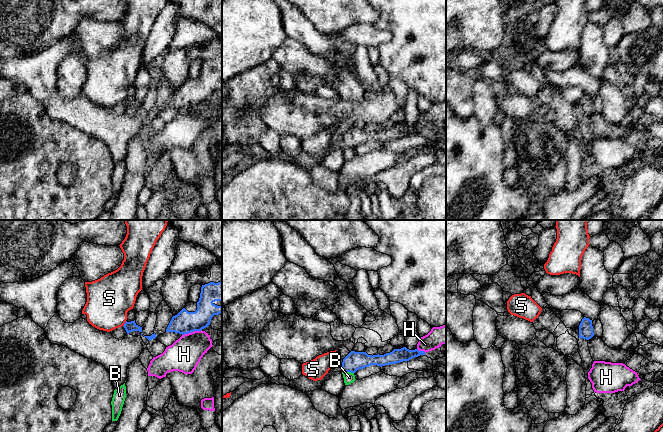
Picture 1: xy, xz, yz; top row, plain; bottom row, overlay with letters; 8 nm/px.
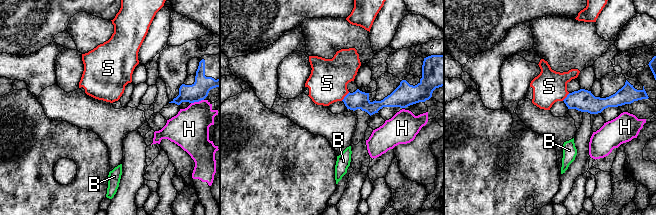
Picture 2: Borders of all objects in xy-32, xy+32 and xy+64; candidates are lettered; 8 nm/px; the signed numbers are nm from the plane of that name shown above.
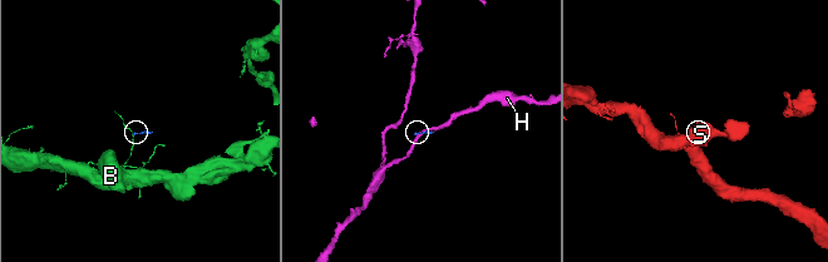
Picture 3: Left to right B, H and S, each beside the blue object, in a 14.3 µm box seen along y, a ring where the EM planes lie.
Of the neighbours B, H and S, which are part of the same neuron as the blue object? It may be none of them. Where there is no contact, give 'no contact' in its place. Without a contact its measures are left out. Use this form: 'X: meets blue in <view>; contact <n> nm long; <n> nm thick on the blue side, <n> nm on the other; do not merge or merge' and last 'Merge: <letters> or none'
B: meets blue in xz; contact 90 nm long; 150 nm thick on the blue side, 90 nm on the other; do not merge
H: meets blue in xy; contact 170 nm long; 180 nm thick on the blue side, 260 nm on the other; do not merge
S: meets blue in xy; contact 50 nm long; 80 nm thick on the blue side, 360 nm on the other; do not merge
Merge: none

